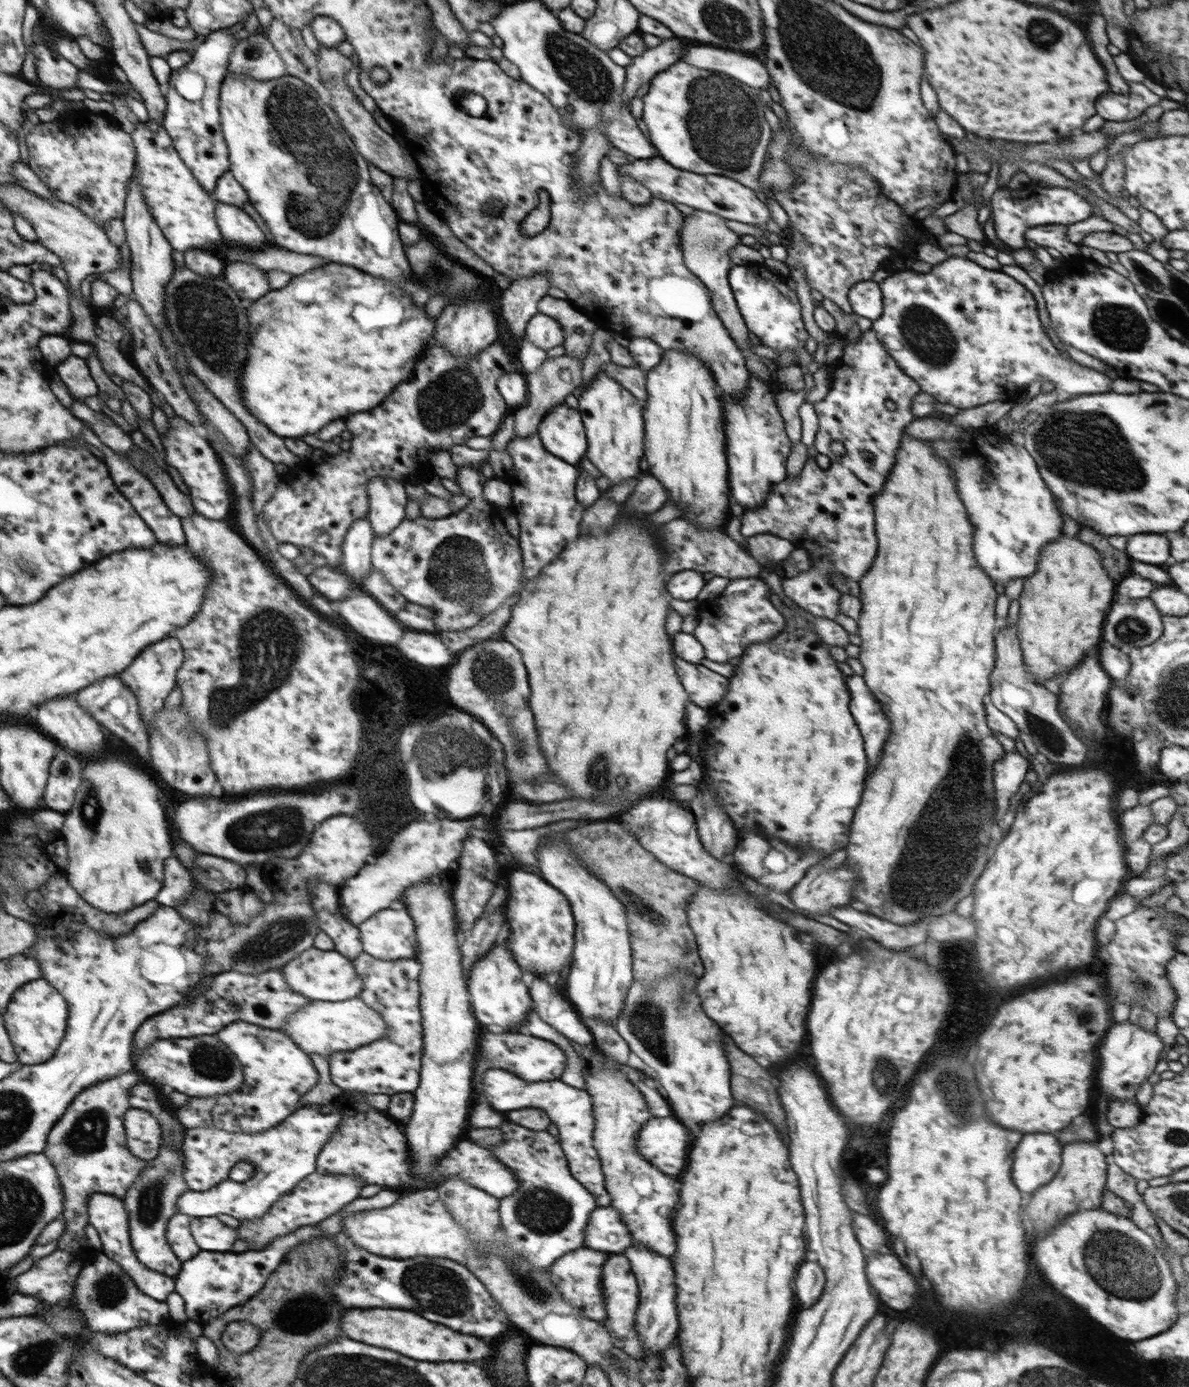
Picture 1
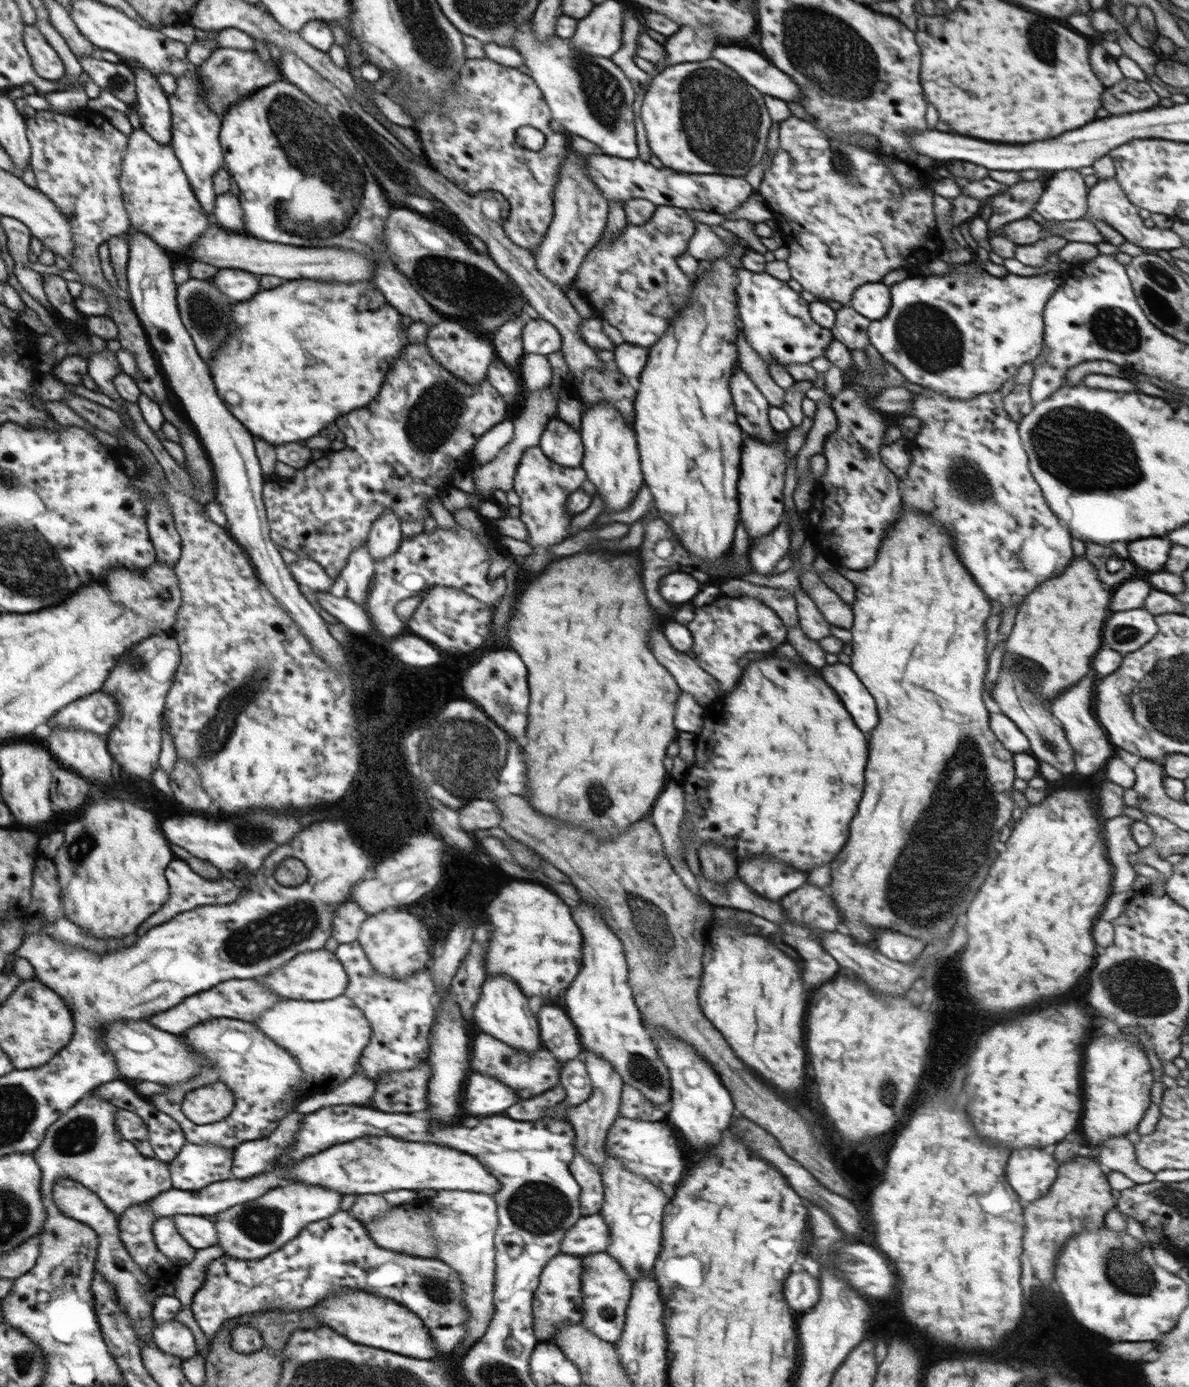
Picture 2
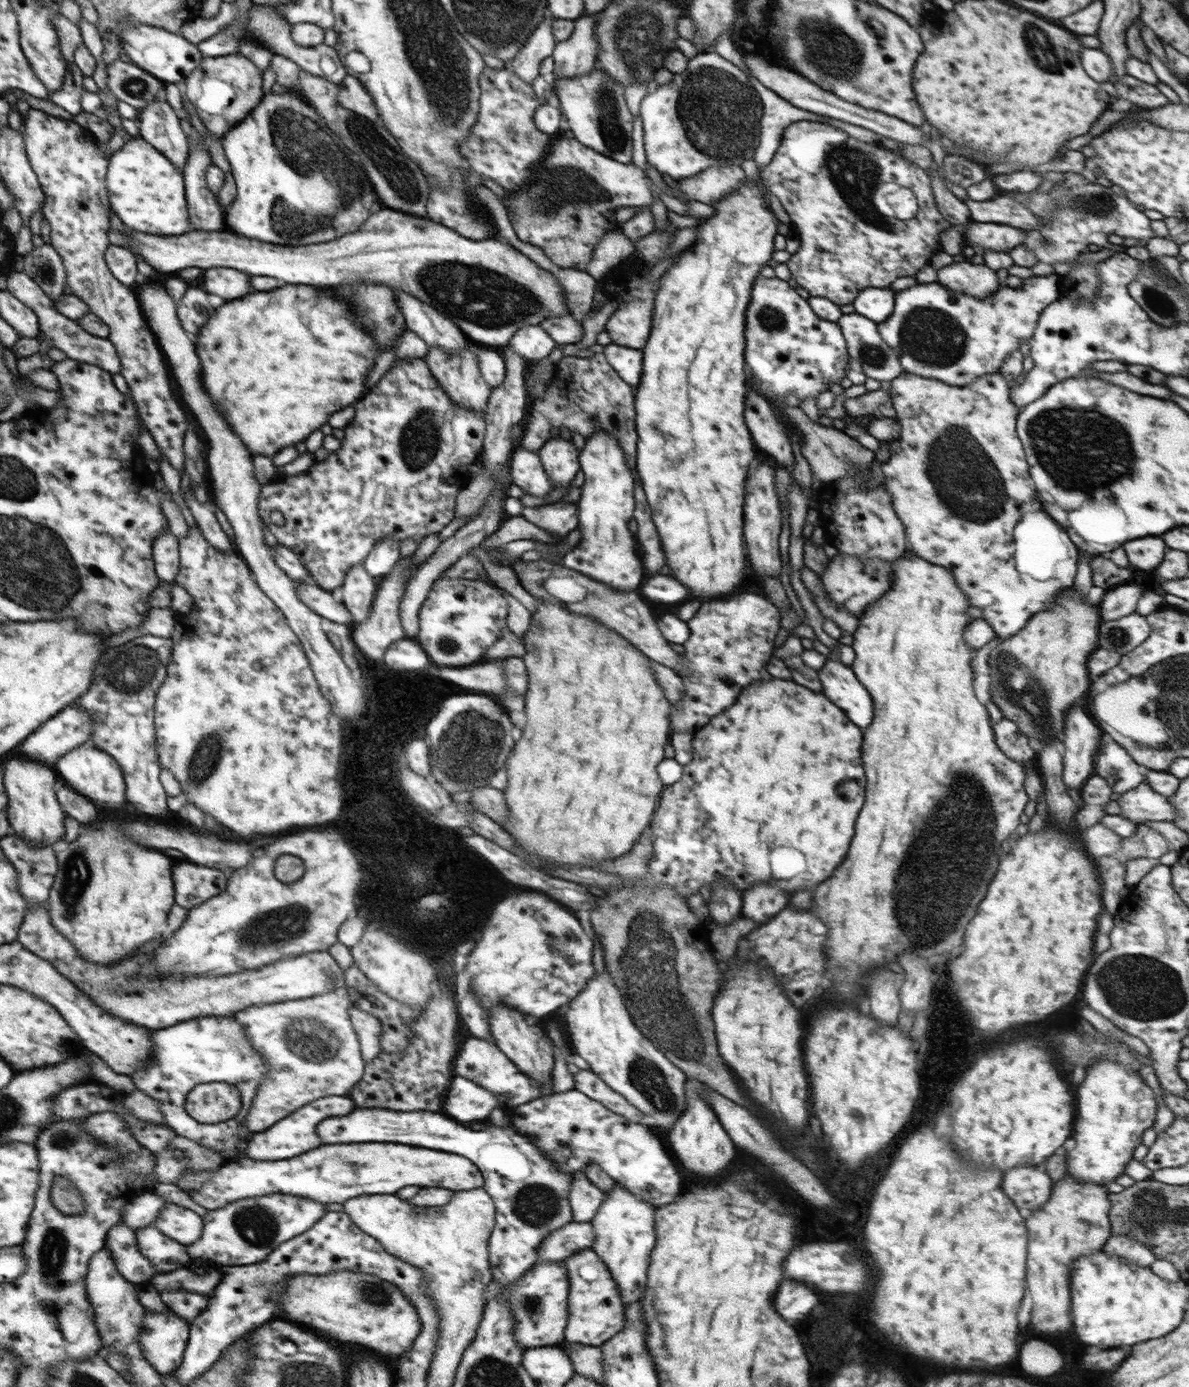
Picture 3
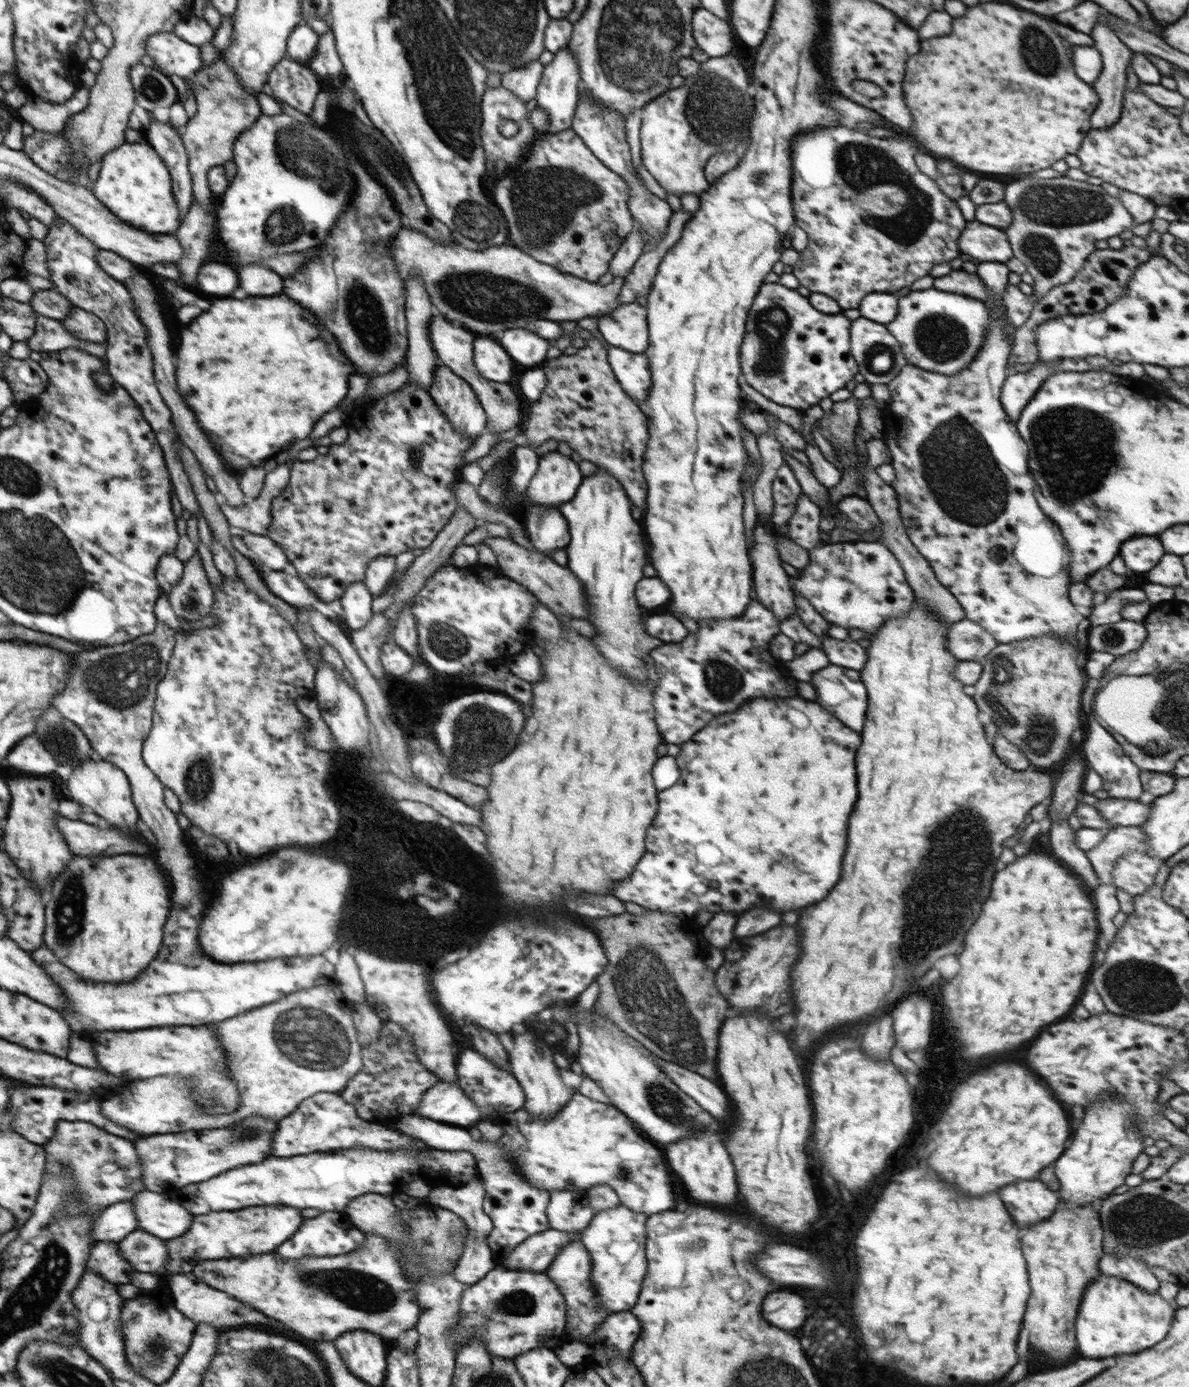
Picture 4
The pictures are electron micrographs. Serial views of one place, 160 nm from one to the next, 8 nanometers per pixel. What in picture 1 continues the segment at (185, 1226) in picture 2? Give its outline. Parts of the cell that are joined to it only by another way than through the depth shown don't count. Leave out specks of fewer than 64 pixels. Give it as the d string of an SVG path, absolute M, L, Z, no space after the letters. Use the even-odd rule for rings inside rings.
M191 1217L190 1230L201 1250L210 1252L231 1251L237 1231L222 1223L217 1217Z

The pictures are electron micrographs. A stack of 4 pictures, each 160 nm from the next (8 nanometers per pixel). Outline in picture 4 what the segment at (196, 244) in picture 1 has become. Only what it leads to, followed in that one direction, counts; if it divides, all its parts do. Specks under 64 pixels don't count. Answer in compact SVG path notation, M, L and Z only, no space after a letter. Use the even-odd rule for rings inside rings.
M147 142L125 143L105 153L93 195L122 222L150 234L176 232L181 225L169 170Z

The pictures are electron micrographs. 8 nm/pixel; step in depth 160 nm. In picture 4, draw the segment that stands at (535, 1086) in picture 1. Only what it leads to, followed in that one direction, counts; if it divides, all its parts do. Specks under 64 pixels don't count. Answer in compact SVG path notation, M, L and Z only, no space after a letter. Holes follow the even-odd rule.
M438 1082L421 1098L418 1114L424 1118L456 1126L474 1126L474 1122L480 1122L478 1106L458 1088L458 1084ZM551 1190L549 1195L546 1214L550 1229L580 1232L596 1214L586 1190Z

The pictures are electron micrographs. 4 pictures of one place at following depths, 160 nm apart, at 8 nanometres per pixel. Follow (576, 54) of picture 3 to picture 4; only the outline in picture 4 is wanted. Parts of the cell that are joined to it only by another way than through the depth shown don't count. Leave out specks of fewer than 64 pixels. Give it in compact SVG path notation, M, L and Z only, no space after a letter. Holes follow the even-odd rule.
M564 48L558 51L550 64L544 67L535 96L537 108L548 115L547 133L559 133L570 129L580 97L580 73L575 56Z

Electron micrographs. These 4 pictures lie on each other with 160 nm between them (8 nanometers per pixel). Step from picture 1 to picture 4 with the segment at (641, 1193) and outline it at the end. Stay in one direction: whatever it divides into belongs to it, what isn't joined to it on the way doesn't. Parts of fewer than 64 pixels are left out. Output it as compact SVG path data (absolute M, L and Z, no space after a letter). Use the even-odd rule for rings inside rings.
M620 1204L614 1208L603 1210L596 1213L590 1224L579 1232L580 1241L586 1247L586 1250L592 1257L591 1278L595 1293L600 1300L600 1305L608 1315L615 1313L632 1311L632 1307L638 1302L640 1289L643 1278L647 1271L647 1256L646 1256L646 1219L648 1216L642 1213L636 1213L624 1205Z

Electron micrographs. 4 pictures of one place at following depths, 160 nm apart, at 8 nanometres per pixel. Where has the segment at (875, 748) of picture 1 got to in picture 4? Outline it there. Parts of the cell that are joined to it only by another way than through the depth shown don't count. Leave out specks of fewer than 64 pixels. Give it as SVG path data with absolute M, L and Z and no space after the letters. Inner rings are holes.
M829 664L812 674L816 688L816 702L826 706L830 714L842 720L856 732L862 732L868 710L867 688L860 680L860 673L851 668Z

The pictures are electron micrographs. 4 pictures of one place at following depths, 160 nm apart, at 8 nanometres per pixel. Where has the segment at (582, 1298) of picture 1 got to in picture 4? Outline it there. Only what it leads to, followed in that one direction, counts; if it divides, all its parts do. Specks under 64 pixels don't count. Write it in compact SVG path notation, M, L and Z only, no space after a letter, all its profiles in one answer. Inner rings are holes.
M494 1268L476 1284L469 1285L462 1293L460 1307L462 1308L462 1320L453 1330L458 1350L478 1339L486 1343L486 1348L492 1356L514 1359L526 1351L538 1348L556 1350L566 1337L565 1298L562 1291L545 1272Z

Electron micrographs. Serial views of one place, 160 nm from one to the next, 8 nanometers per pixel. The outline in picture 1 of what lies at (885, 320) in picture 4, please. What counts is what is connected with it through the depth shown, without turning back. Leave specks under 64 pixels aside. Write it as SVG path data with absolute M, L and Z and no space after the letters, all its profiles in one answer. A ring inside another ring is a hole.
M872 280L857 282L851 286L848 300L856 316L877 321L883 313L883 294L880 285Z

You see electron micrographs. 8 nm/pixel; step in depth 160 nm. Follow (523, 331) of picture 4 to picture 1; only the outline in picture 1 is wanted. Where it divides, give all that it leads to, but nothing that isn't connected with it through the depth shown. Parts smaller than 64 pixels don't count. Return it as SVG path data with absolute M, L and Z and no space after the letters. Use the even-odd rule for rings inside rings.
M538 313L528 321L524 337L534 346L548 351L563 345L564 331L555 318Z

